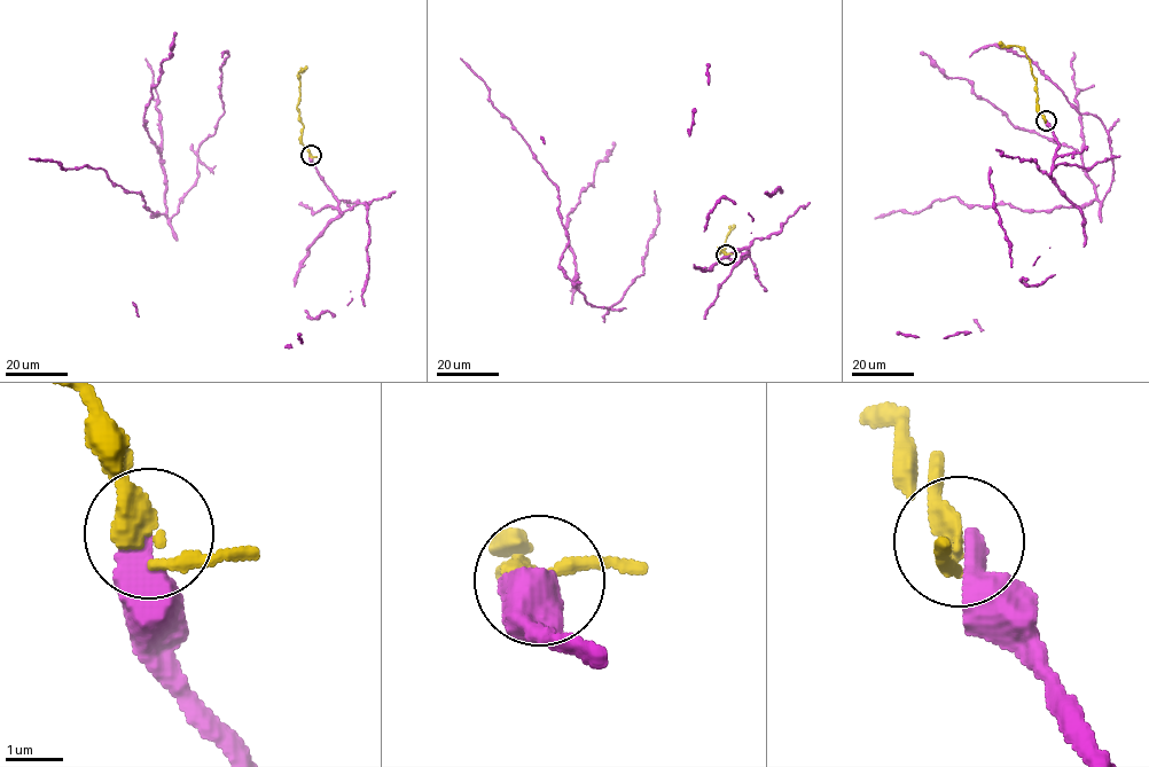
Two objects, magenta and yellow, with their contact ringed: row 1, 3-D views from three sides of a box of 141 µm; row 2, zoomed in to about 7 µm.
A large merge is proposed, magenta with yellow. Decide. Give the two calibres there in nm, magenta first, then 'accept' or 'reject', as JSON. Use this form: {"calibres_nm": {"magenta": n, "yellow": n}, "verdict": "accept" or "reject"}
{"calibres_nm": {"magenta": 500, "yellow": 320}, "verdict": "accept"}

